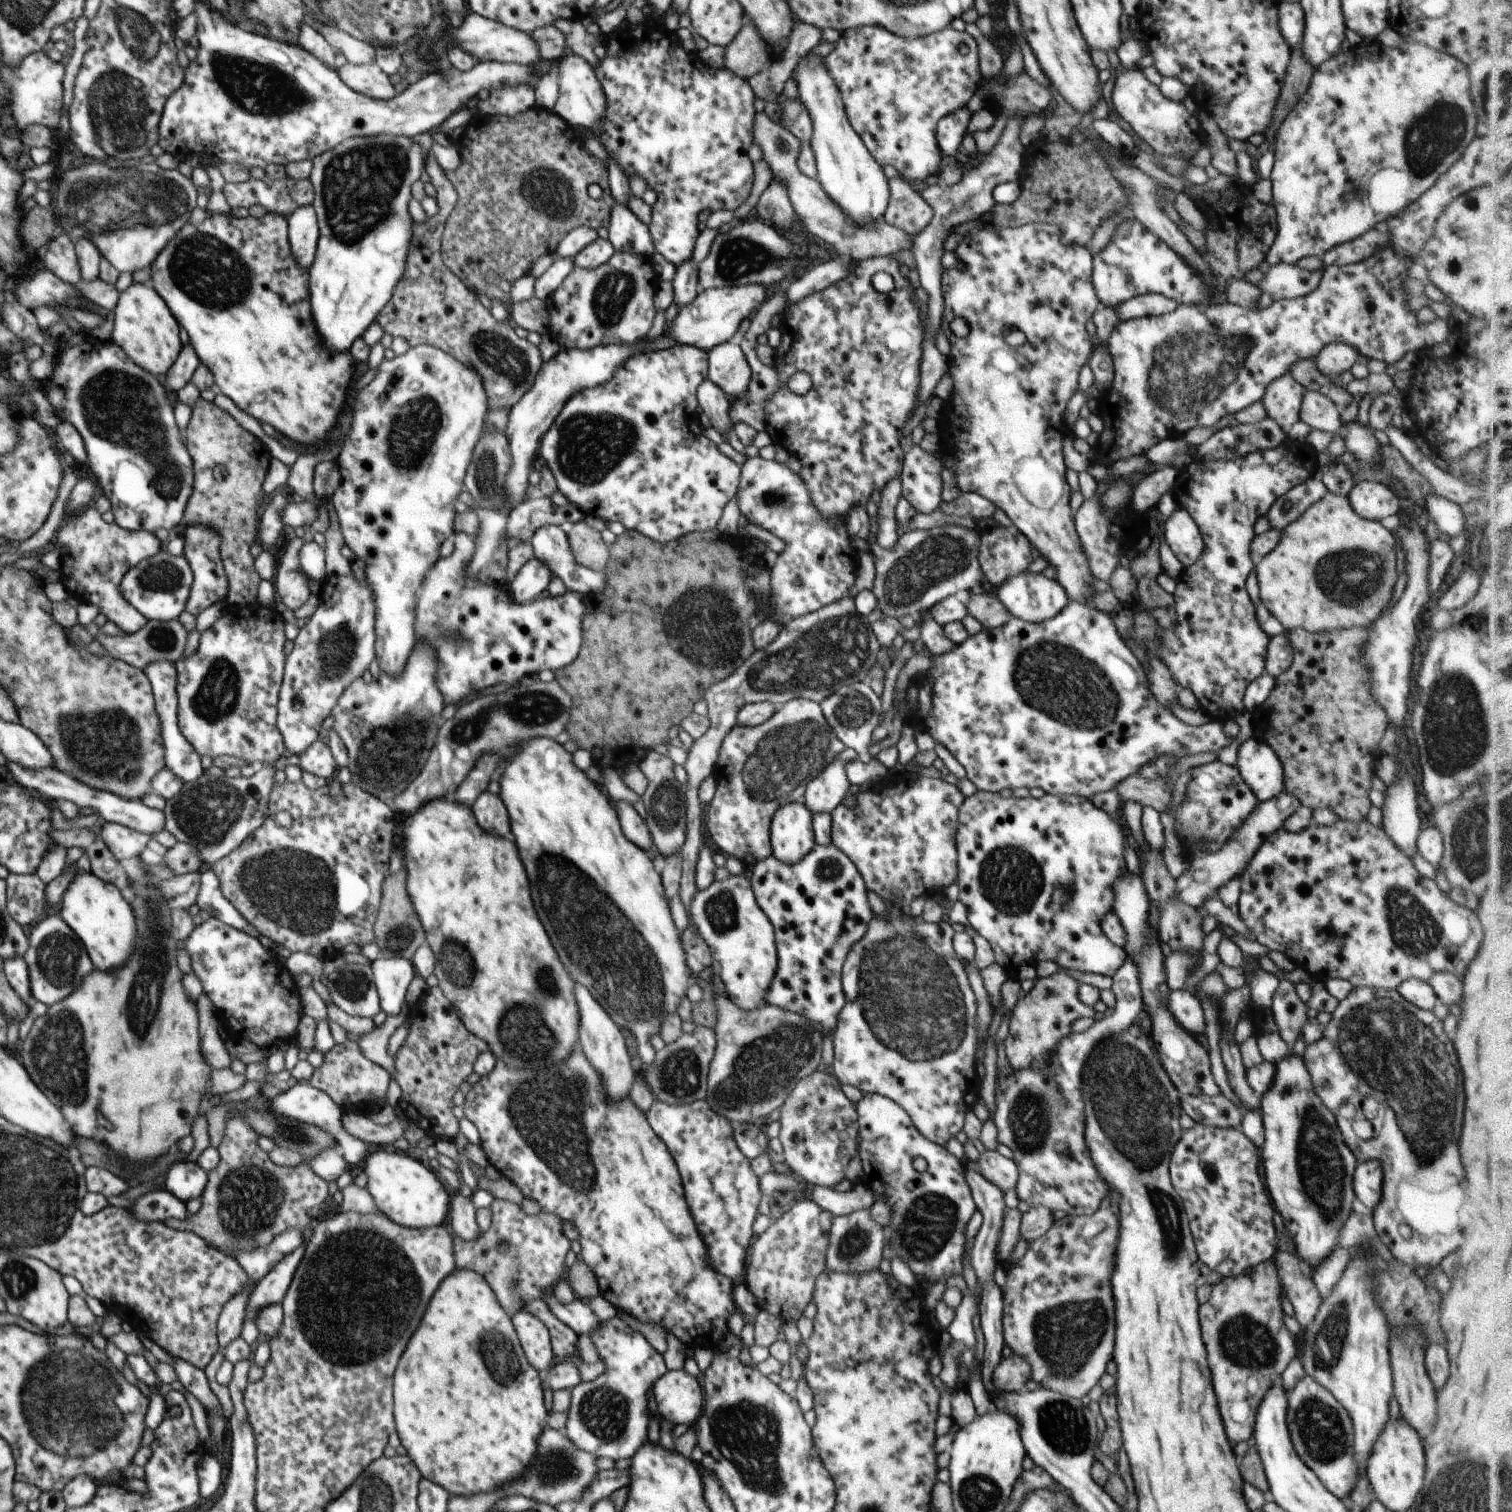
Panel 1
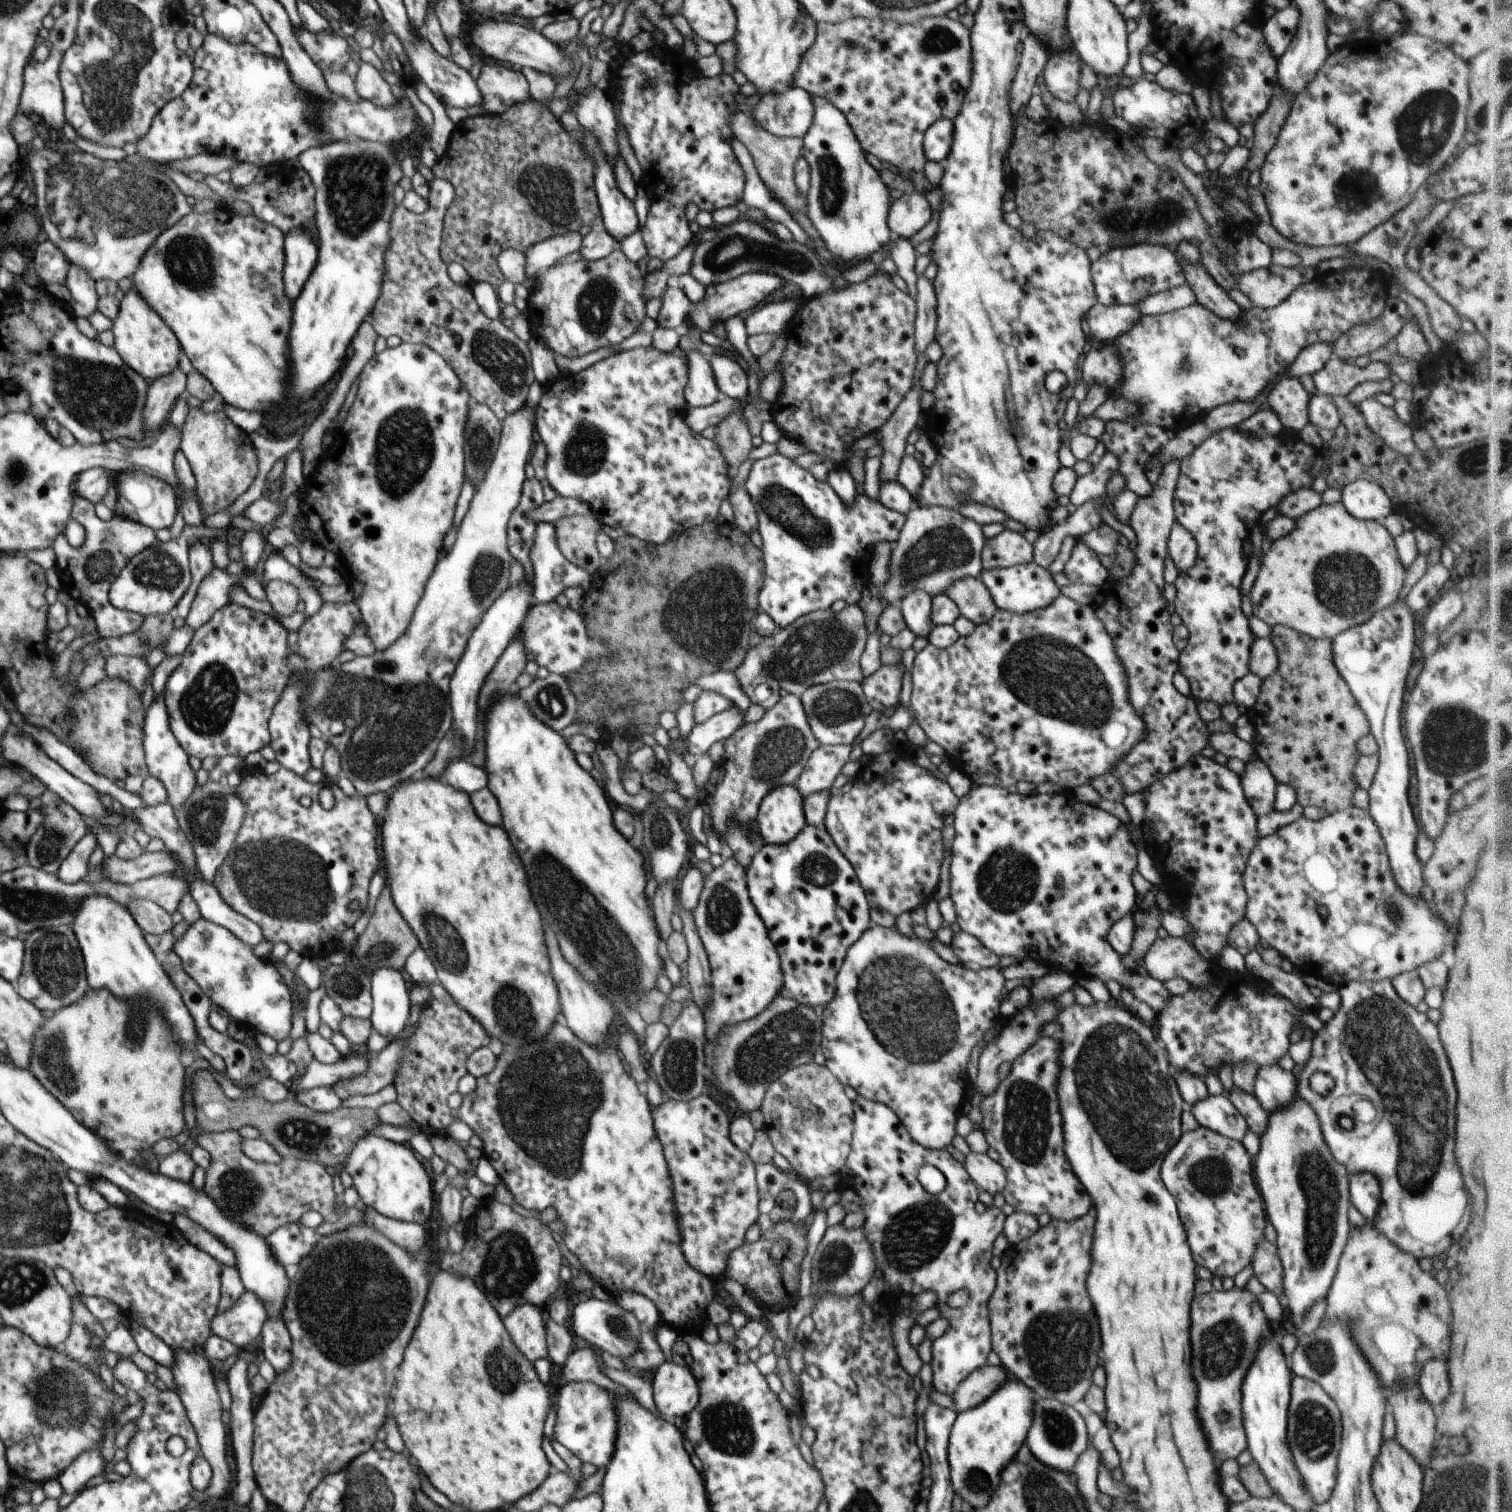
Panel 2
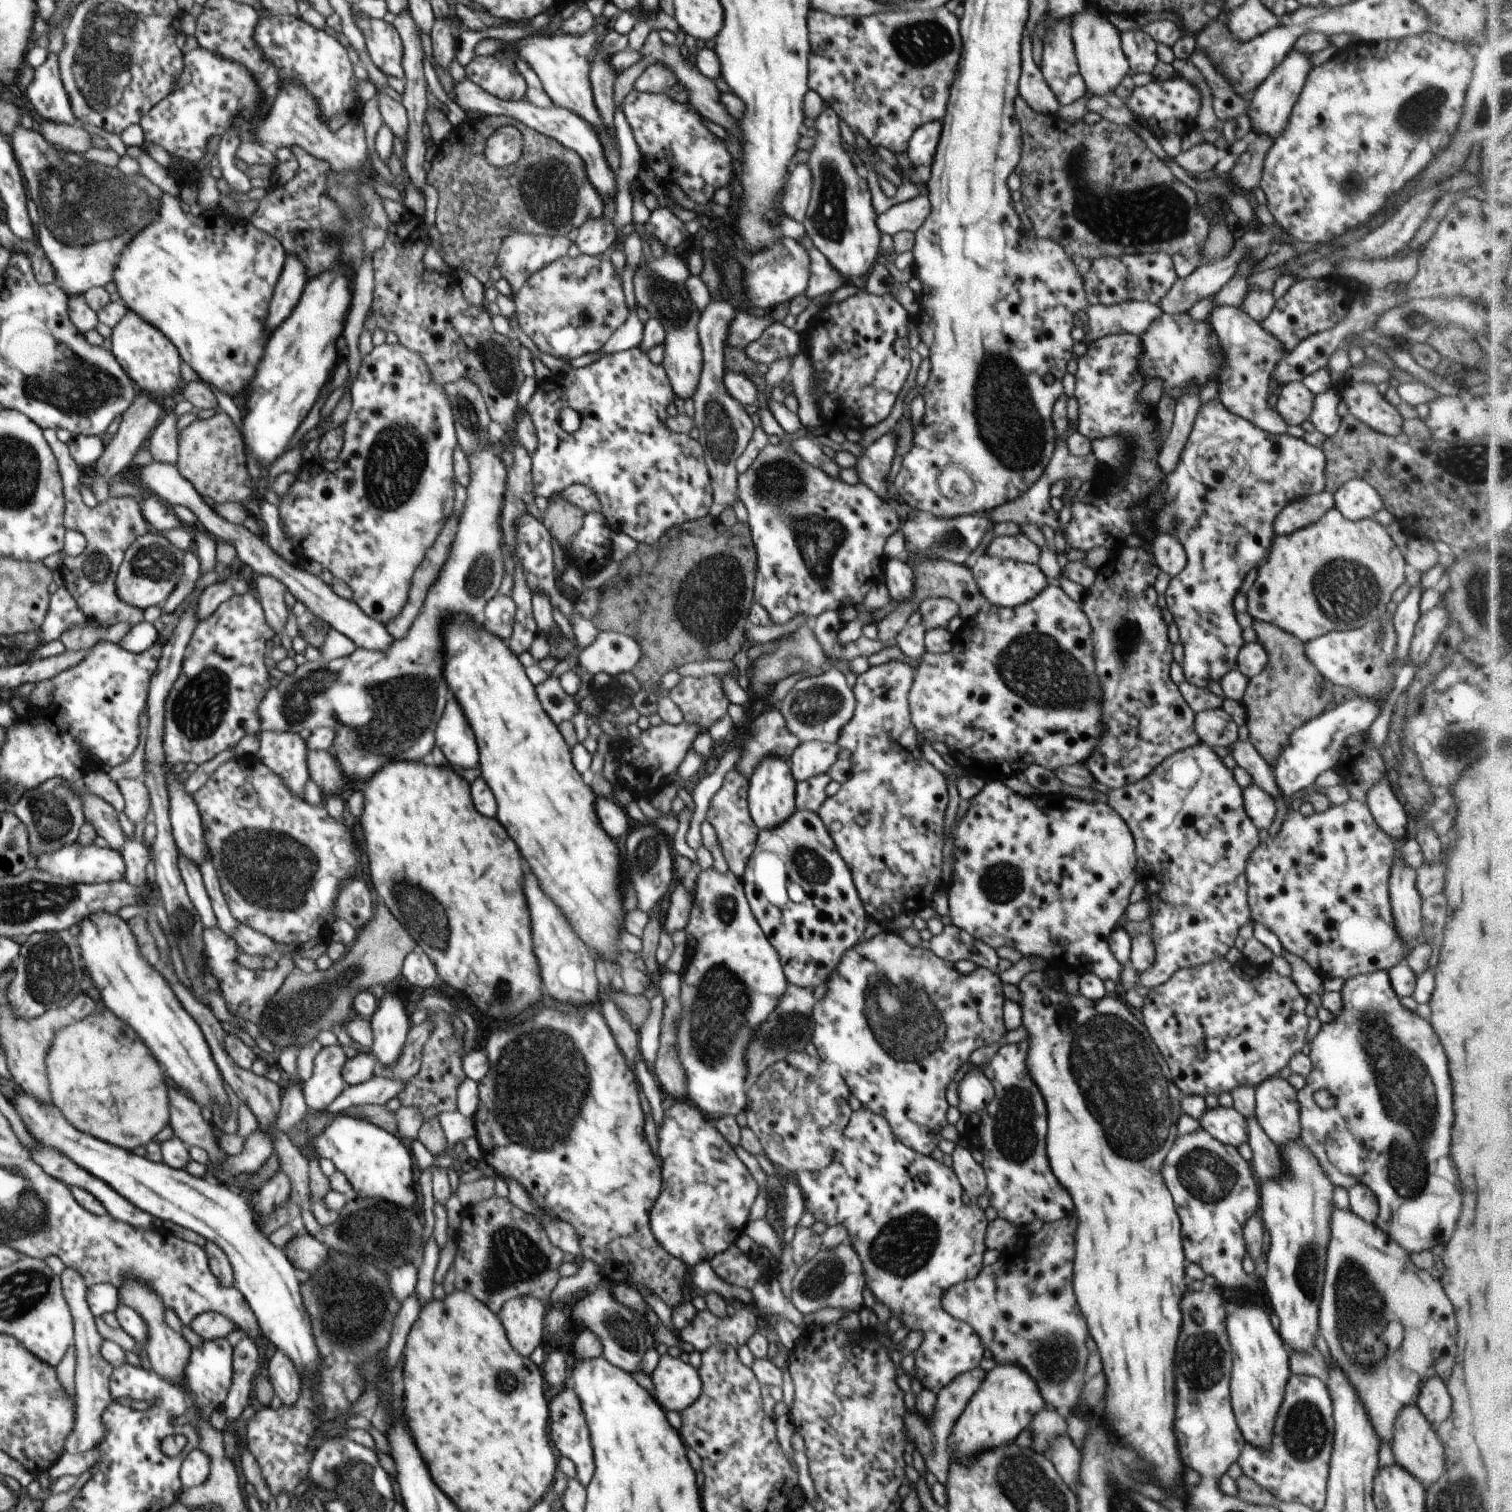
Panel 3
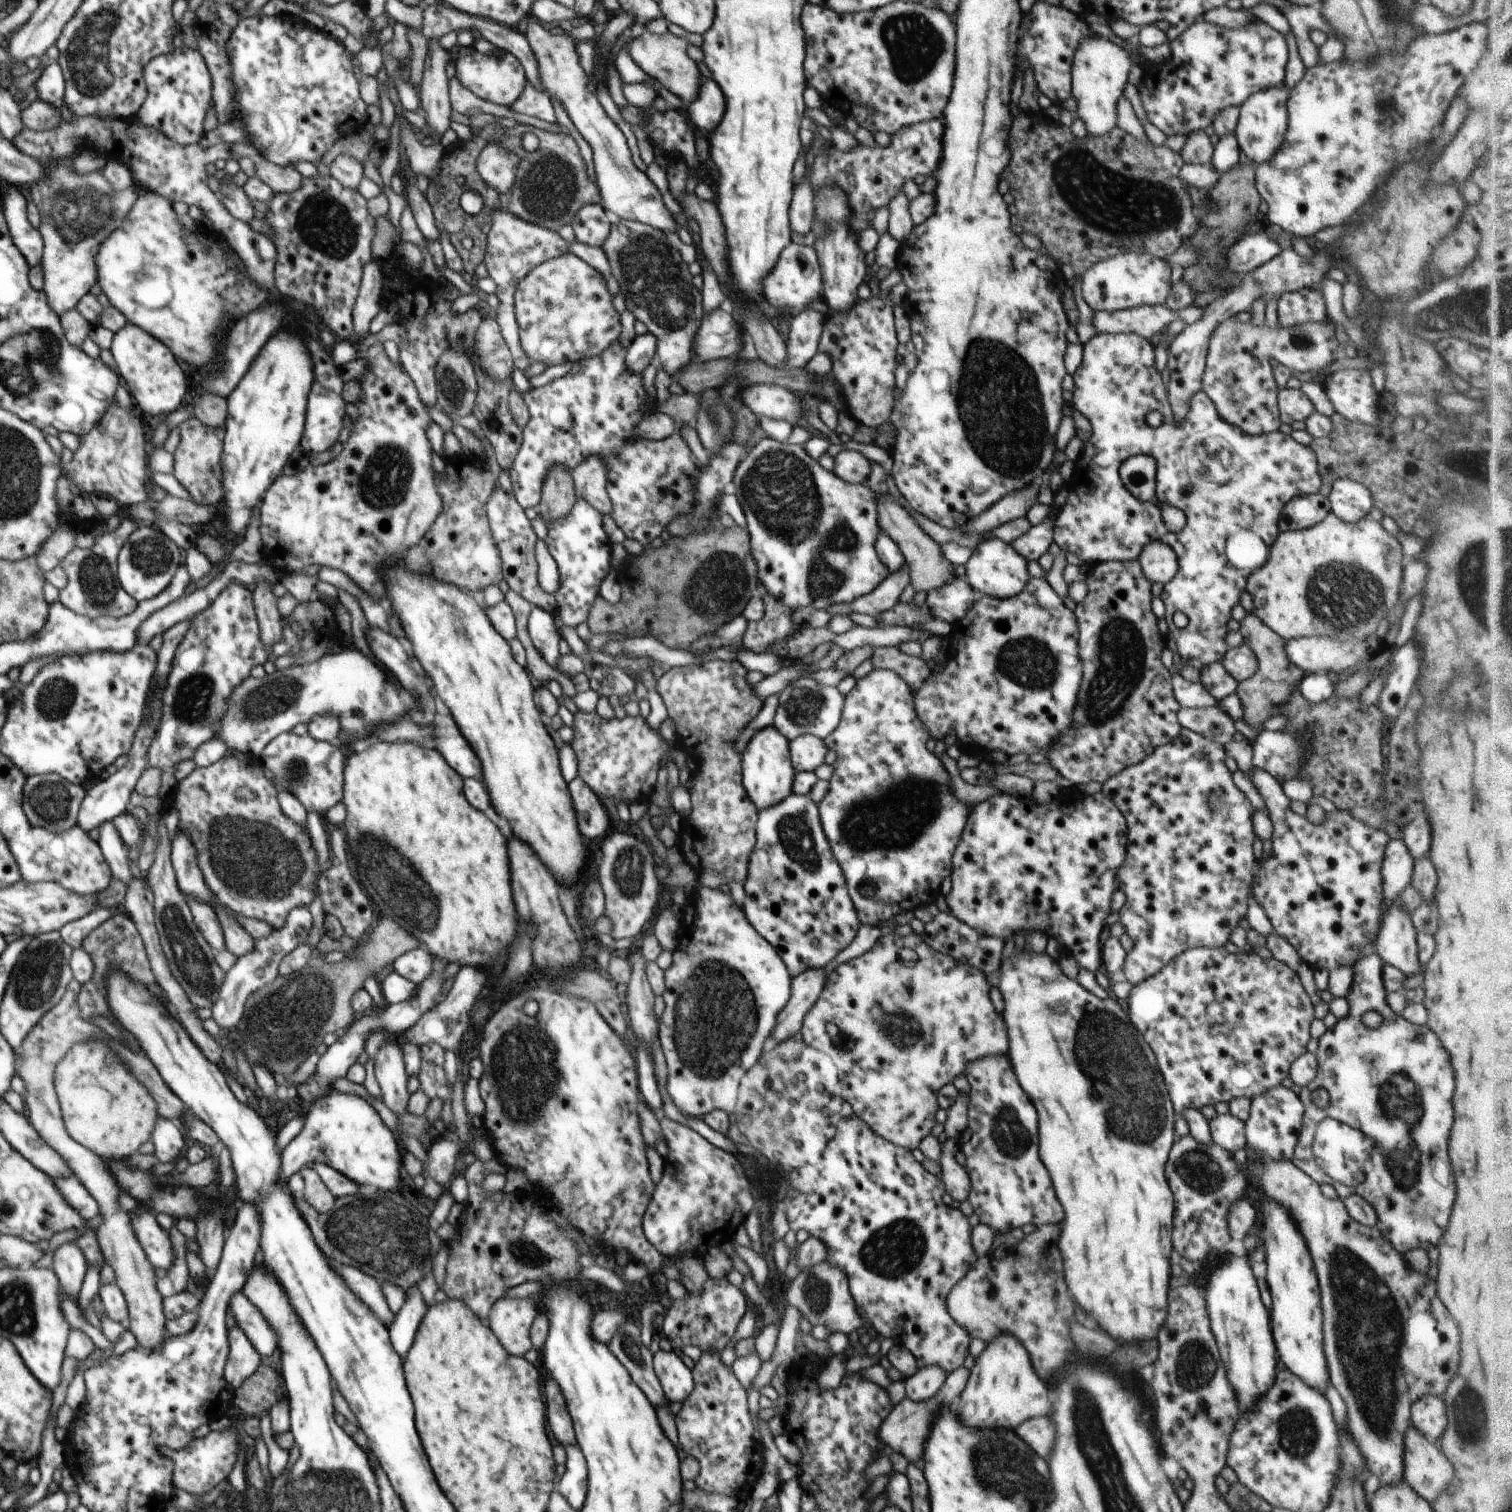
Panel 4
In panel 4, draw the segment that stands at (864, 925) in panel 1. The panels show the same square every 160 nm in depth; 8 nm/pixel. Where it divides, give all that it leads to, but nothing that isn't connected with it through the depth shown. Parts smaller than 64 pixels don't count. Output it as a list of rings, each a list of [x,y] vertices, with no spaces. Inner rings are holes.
[[[790,794],[788,798],[785,798],[782,802],[777,805],[771,806],[770,808],[761,810],[758,813],[758,820],[755,828],[755,835],[757,838],[754,850],[750,853],[748,861],[747,877],[744,885],[746,897],[743,903],[743,911],[747,916],[747,919],[751,922],[751,925],[758,931],[758,934],[765,938],[773,947],[776,948],[781,959],[785,962],[788,972],[791,977],[797,977],[800,973],[803,973],[807,969],[824,969],[826,964],[830,962],[836,955],[846,948],[856,938],[856,932],[860,928],[861,922],[859,921],[857,910],[853,905],[852,899],[849,895],[849,890],[846,884],[844,874],[842,874],[842,867],[836,860],[834,853],[832,852],[830,843],[828,842],[827,836],[824,834],[817,804],[808,796]],[[812,940],[818,940],[816,946],[812,946]]]

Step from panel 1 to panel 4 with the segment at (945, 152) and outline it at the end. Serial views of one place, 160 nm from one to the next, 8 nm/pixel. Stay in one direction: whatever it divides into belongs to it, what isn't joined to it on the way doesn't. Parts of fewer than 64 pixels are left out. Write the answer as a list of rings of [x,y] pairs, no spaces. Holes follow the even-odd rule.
[[[938,119],[919,122],[900,129],[891,138],[890,146],[867,148],[858,142],[856,148],[842,152],[832,146],[825,148],[826,154],[820,154],[812,165],[811,182],[815,194],[828,183],[838,183],[848,194],[853,214],[867,214],[870,210],[882,208],[903,187],[909,178],[918,174],[934,175],[942,154],[944,125]]]

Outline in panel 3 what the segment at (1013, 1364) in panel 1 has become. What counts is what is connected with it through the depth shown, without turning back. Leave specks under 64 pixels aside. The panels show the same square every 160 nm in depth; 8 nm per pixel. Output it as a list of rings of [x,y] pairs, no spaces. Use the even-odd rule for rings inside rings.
[[[978,1366],[971,1371],[959,1374],[958,1377],[954,1377],[954,1380],[937,1394],[935,1413],[932,1418],[925,1419],[916,1412],[907,1413],[904,1417],[905,1427],[907,1428],[906,1432],[909,1434],[909,1442],[911,1442],[910,1438],[916,1442],[916,1447],[922,1454],[922,1458],[924,1458],[926,1469],[930,1470],[936,1476],[938,1482],[943,1485],[948,1483],[951,1467],[952,1456],[949,1438],[952,1427],[958,1420],[958,1417],[964,1412],[966,1405],[975,1395],[975,1392],[979,1390],[986,1375],[987,1372]]]

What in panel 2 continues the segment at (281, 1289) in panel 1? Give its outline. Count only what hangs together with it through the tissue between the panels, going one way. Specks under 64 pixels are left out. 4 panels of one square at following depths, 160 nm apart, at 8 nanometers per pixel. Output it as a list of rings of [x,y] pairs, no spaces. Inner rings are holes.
[[[246,1291],[232,1308],[217,1314],[209,1325],[209,1335],[218,1335],[242,1350],[260,1336],[267,1317],[265,1302],[253,1292]]]

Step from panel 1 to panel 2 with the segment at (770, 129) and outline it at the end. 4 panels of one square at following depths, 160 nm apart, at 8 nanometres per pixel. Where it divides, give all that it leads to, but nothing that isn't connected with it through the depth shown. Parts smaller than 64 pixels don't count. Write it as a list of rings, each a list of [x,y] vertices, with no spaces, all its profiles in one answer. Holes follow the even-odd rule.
[[[736,112],[731,118],[732,132],[735,138],[751,152],[759,177],[764,181],[770,192],[774,192],[784,206],[806,214],[807,194],[802,194],[795,183],[795,164],[805,148],[803,137],[779,137],[766,130],[750,114]]]

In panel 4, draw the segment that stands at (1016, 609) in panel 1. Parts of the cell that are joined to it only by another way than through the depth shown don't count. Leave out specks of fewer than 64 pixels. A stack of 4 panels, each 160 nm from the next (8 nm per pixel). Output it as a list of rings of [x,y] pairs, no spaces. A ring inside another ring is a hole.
[[[1000,539],[980,542],[965,564],[966,578],[972,588],[982,594],[999,599],[1007,599],[1021,594],[1030,580],[1028,561],[1012,548],[1011,544]]]

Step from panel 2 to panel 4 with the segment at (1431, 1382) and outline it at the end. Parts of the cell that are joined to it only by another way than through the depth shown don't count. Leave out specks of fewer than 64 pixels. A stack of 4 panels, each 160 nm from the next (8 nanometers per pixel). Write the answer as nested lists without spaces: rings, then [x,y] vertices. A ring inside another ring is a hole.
[[[1440,1395],[1423,1396],[1411,1406],[1411,1424],[1433,1443],[1443,1436],[1447,1422],[1446,1403]]]

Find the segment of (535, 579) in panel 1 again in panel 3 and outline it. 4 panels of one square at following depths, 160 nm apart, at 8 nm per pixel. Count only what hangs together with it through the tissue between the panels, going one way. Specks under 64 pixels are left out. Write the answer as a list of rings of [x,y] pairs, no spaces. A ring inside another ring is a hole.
[[[498,594],[487,602],[484,612],[484,630],[490,634],[508,640],[513,633],[513,624],[516,616],[516,605],[514,599],[508,595]],[[454,698],[448,700],[444,716],[438,722],[435,730],[435,744],[454,766],[462,766],[462,768],[478,766],[478,748],[476,748],[474,732],[460,704]]]

